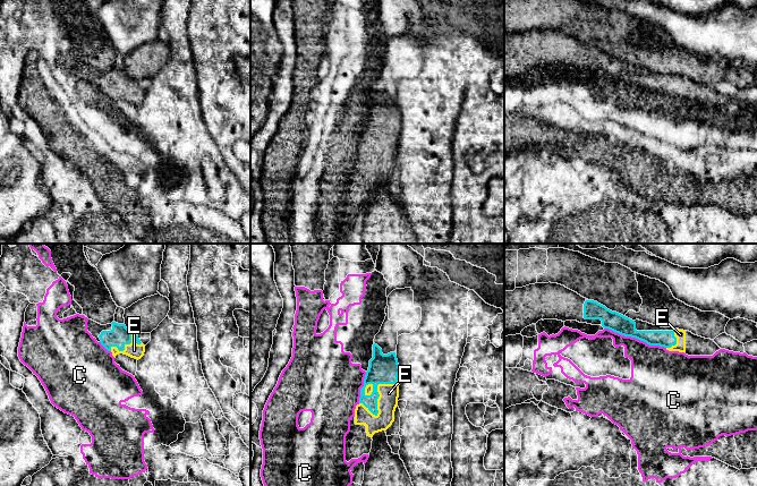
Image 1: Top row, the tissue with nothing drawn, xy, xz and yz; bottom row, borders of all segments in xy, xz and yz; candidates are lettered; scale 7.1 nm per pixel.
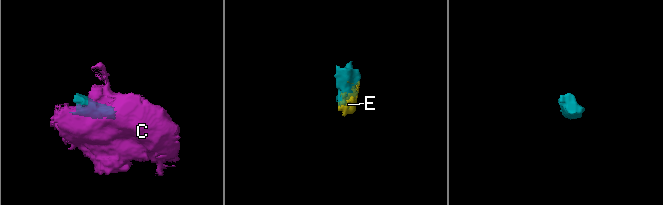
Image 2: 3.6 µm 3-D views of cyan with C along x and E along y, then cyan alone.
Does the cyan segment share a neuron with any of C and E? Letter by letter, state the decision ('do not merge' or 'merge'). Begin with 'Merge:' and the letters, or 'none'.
Merge: E
C: do not merge
E: merge

